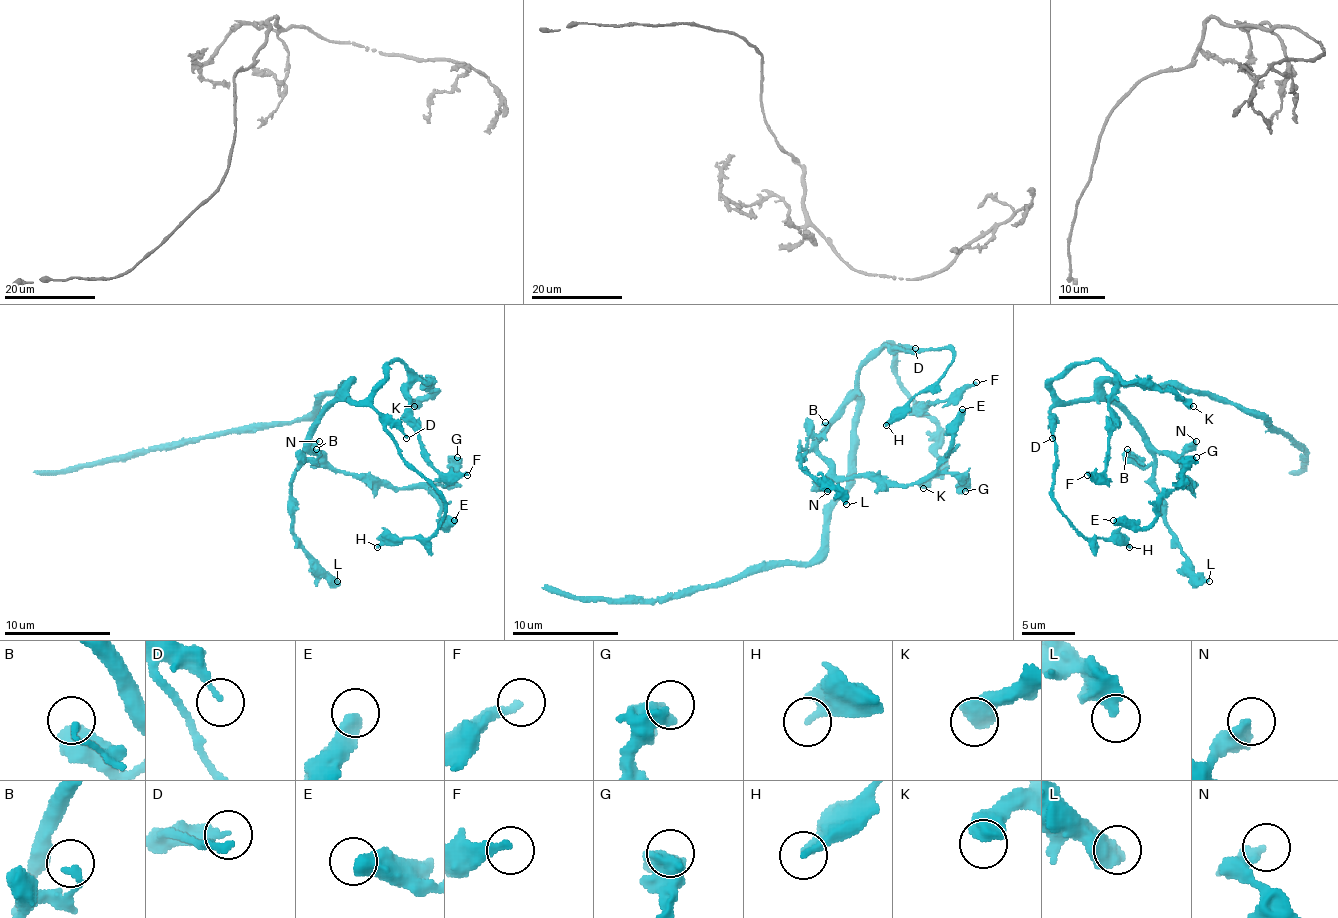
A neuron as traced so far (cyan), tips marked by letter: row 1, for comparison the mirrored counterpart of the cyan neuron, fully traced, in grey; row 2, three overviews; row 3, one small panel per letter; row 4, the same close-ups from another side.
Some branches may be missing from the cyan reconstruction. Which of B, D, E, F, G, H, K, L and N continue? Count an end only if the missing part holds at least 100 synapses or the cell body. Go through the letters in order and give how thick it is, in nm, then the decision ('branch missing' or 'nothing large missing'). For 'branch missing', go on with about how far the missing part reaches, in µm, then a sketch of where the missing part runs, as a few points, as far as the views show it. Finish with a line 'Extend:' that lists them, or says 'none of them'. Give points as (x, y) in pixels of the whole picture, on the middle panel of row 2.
B: 190 nm | nothing large missing
D: 180 nm | nothing large missing
E: 480 nm | nothing large missing
F: 240 nm | nothing large missing
G: 650 nm | nothing large missing
H: 320 nm | nothing large missing
K: 650 nm | nothing large missing
L: 400 nm | nothing large missing
N: 360 nm | nothing large missing
Extend: none of them

